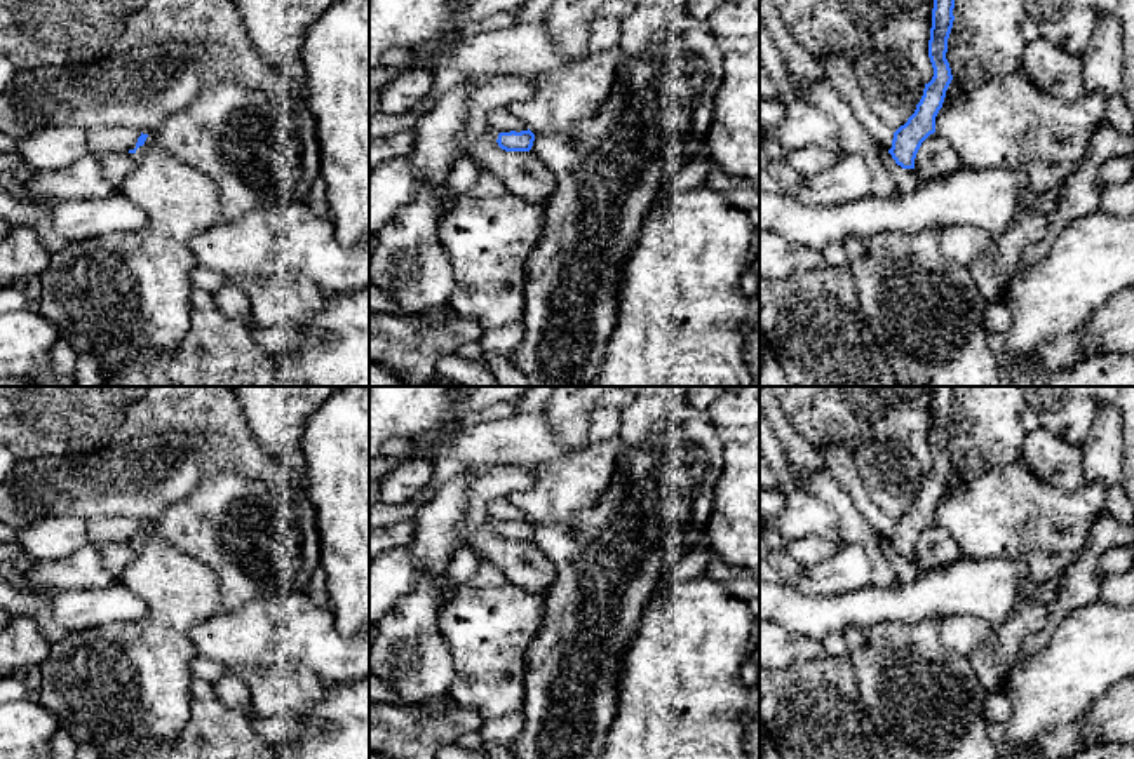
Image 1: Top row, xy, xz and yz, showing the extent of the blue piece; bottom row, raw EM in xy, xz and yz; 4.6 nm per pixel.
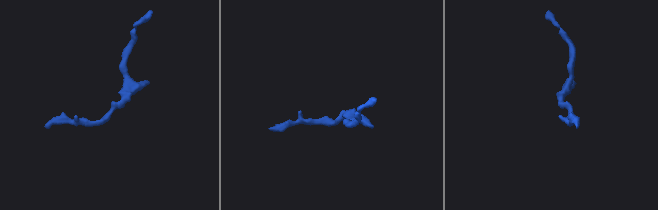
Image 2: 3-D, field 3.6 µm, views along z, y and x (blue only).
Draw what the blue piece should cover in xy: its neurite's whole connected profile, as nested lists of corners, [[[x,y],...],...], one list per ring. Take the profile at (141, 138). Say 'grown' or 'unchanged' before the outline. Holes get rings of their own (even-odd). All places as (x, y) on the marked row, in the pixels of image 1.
grown | [[[148,134],[138,138],[136,148],[129,151],[110,151],[99,158],[106,181],[120,191],[125,178],[136,169],[136,150],[145,144]]]

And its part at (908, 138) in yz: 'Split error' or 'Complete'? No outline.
Split error

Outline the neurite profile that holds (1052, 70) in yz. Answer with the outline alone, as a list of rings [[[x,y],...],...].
[[[1040,37],[1026,45],[1021,63],[1042,92],[1066,101],[1083,94],[1083,56],[1073,56]]]

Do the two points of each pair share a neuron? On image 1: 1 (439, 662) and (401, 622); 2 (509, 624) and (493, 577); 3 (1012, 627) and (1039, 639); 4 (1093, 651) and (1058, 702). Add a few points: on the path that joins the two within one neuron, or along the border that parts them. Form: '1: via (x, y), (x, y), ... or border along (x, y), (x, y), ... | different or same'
1: via (427, 650), (422, 644), (422, 634), (413, 631) | same
2: border along (509, 584), (469, 585) | different
3: border along (1054, 603), (1049, 618), (1021, 643), (1016, 660) | different
4: via (1080, 664), (1058, 690) | same

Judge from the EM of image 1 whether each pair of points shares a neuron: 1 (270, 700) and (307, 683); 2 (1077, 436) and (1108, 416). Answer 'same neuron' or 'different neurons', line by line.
1: same neuron
2: different neurons

